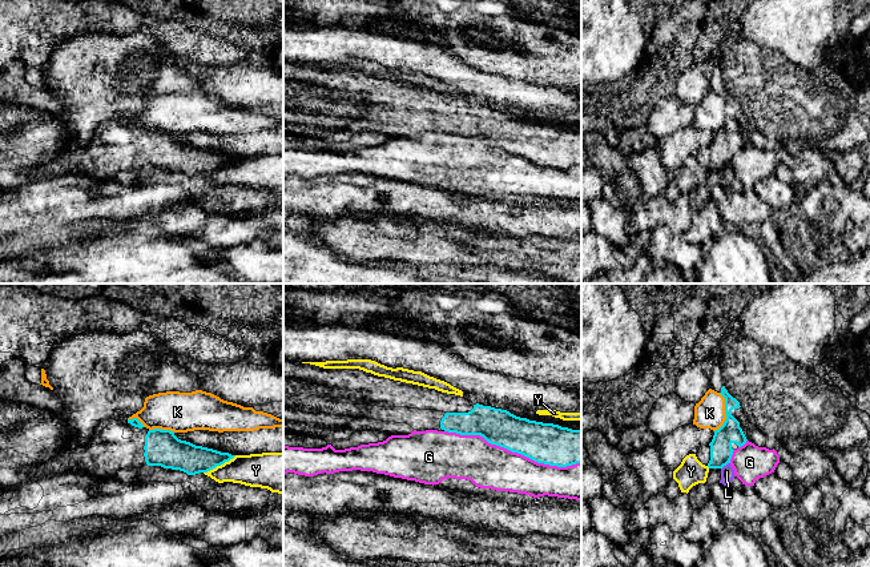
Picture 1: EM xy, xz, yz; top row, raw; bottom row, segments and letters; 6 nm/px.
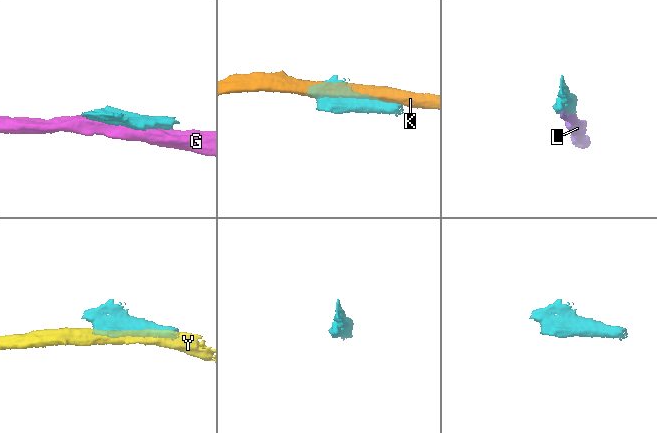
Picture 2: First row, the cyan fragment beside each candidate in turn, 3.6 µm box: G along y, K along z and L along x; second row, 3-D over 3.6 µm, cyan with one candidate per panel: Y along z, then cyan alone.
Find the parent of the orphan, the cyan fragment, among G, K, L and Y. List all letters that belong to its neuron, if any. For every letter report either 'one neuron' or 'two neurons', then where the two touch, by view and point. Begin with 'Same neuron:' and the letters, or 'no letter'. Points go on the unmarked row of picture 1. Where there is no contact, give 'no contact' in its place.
Same neuron: no letter
G: two neurons | xz (512, 153)
K: two neurons | yz (725, 115)
L: two neurons | yz (725, 167)
Y: two neurons | xy (220, 167)

